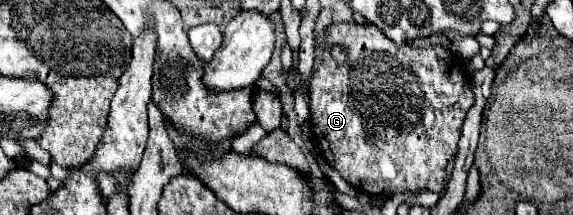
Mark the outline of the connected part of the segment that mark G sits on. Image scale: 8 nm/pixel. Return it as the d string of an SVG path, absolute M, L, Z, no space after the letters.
M333 24L329 28L331 36L329 36L329 42L325 46L325 50L337 40L339 44L347 46L351 50L351 58L347 58L347 62L343 66L337 66L335 60L325 52L323 54L323 64L315 70L313 74L313 80L311 80L311 130L315 134L315 140L317 144L321 146L321 152L325 156L325 160L357 190L357 192L367 192L371 196L381 196L381 198L389 198L397 192L421 192L421 190L431 190L431 192L443 192L445 188L445 168L447 168L447 162L457 154L457 142L459 142L459 136L461 136L461 126L463 126L463 120L469 112L469 108L473 106L475 102L475 96L473 96L473 90L471 90L471 82L469 78L465 76L463 72L463 66L461 66L461 60L451 54L451 50L447 48L437 48L437 46L427 46L427 48L411 48L407 44L401 44L401 46L395 46L395 42L391 42L391 38L387 38L377 26L373 24Z

